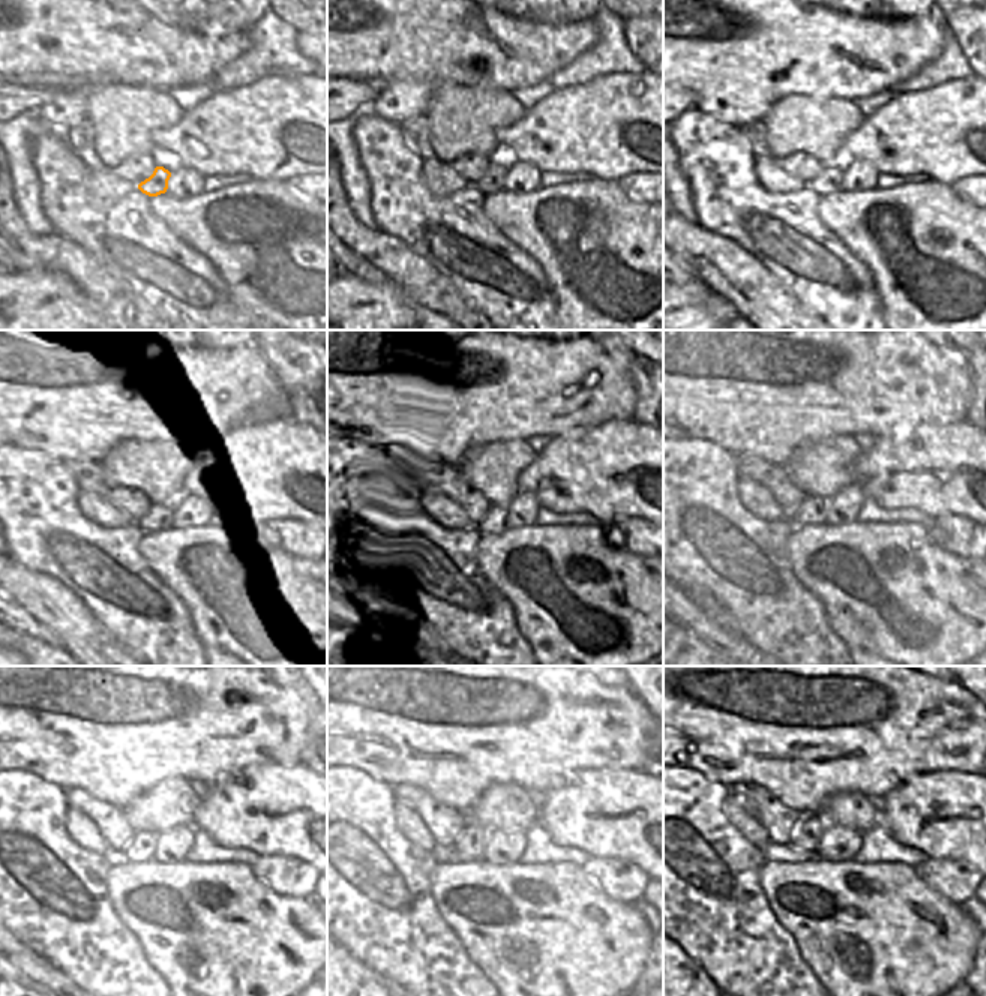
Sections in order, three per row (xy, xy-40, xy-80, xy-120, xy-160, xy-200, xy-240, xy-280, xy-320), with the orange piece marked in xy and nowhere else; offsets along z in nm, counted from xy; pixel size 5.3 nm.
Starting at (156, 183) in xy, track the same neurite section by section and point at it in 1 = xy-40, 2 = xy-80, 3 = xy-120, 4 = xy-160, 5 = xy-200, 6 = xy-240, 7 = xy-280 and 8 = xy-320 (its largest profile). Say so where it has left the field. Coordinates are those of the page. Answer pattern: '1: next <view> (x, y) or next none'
1: next xy-40 (492, 182)
2: next xy-80 (829, 180)
3: next xy-120 (158, 518)
4: next xy-160 (494, 522)
5: next xy-200 (812, 512)
6: next xy-240 (141, 845)
7: next xy-280 (470, 845)
8: next xy-320 (806, 837)

